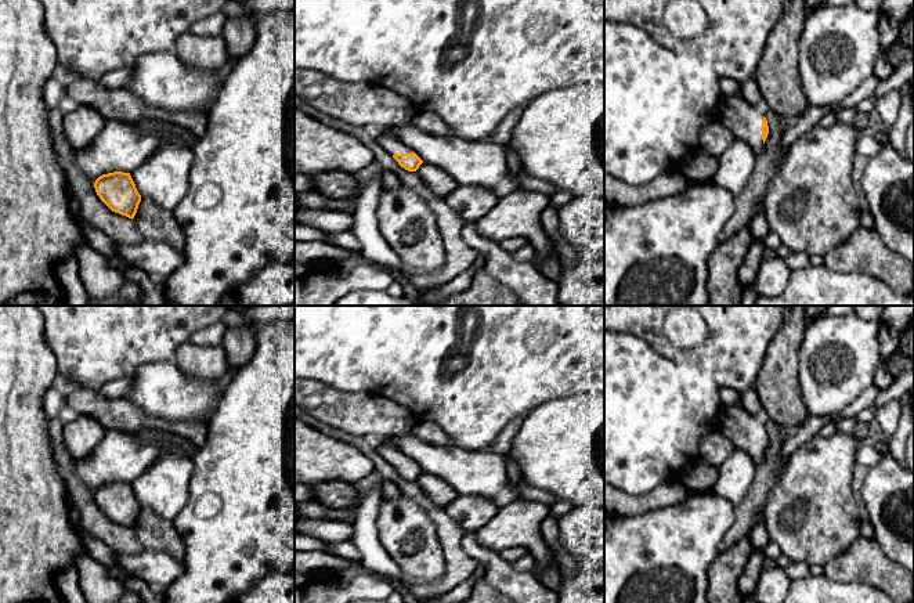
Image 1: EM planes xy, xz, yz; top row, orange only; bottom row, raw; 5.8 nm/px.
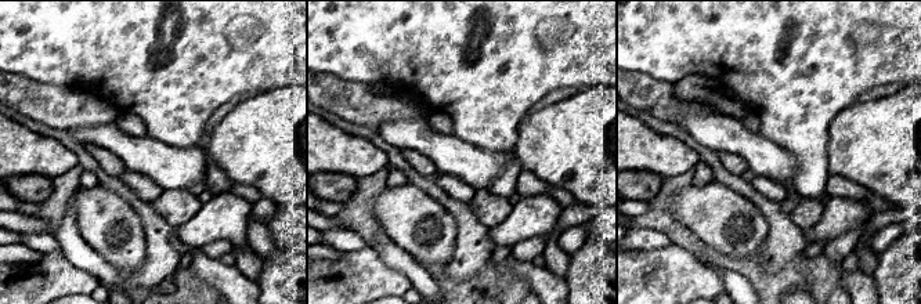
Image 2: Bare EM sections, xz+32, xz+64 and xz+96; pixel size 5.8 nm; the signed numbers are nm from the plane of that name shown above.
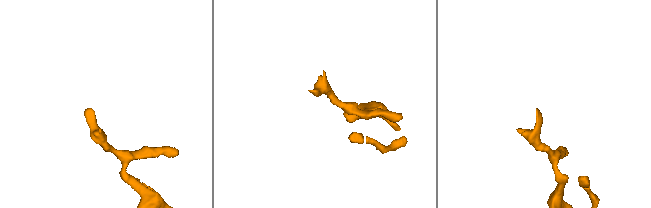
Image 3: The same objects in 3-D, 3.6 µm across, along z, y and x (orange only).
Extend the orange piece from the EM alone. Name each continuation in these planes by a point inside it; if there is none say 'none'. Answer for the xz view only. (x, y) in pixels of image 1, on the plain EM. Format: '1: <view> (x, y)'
1: xz (386, 450)

